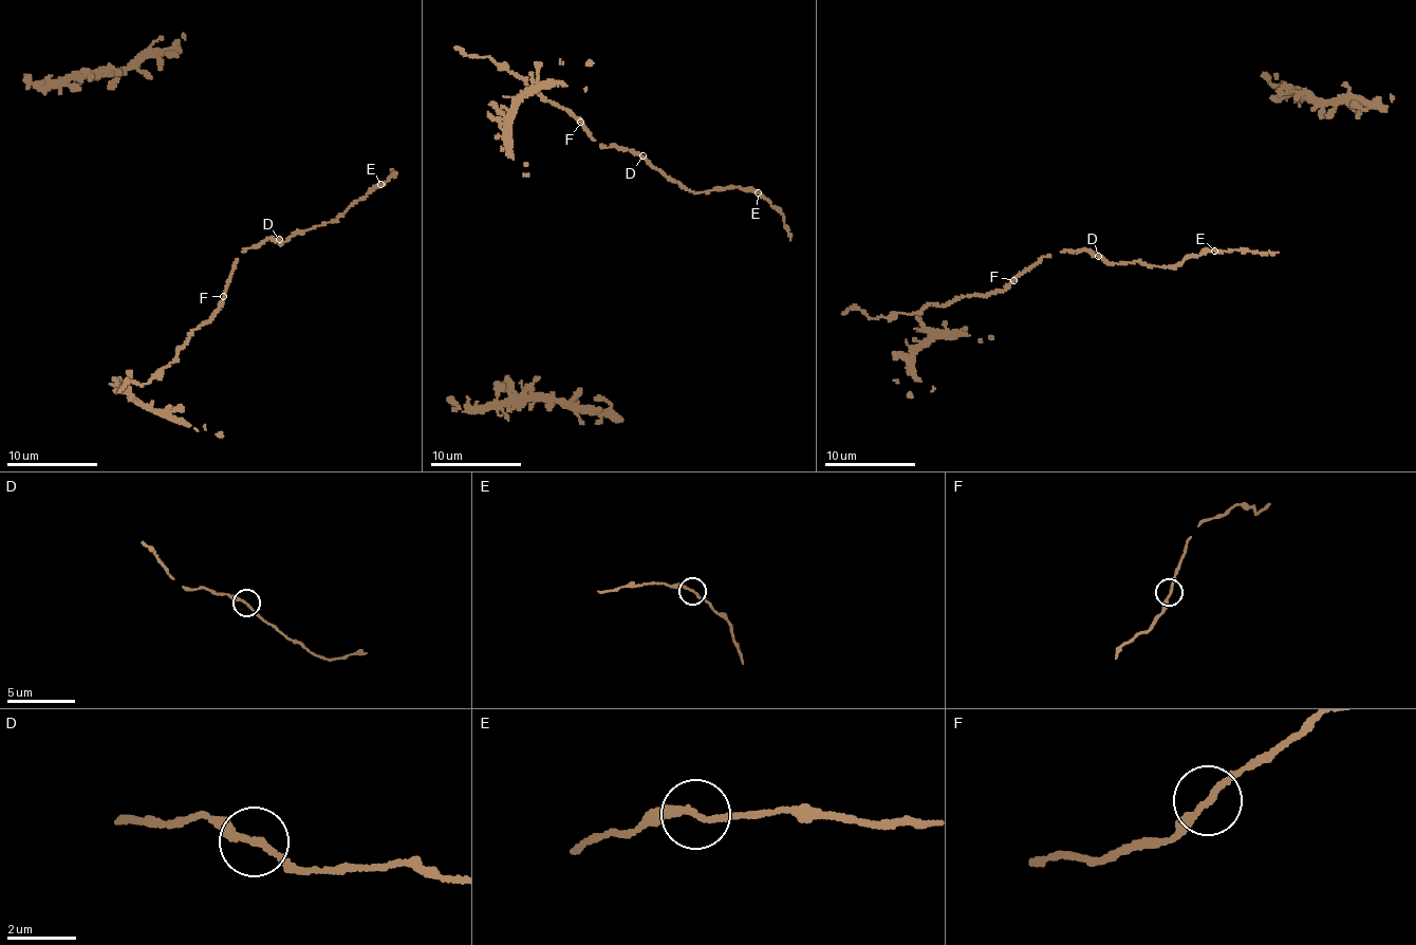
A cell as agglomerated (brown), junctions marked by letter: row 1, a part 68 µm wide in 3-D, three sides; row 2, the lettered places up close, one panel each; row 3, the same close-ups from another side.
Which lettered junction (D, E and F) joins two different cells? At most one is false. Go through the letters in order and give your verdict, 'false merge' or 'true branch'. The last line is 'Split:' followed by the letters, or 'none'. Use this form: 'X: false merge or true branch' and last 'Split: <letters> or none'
D: true branch
E: true branch
F: true branch
Split: none

